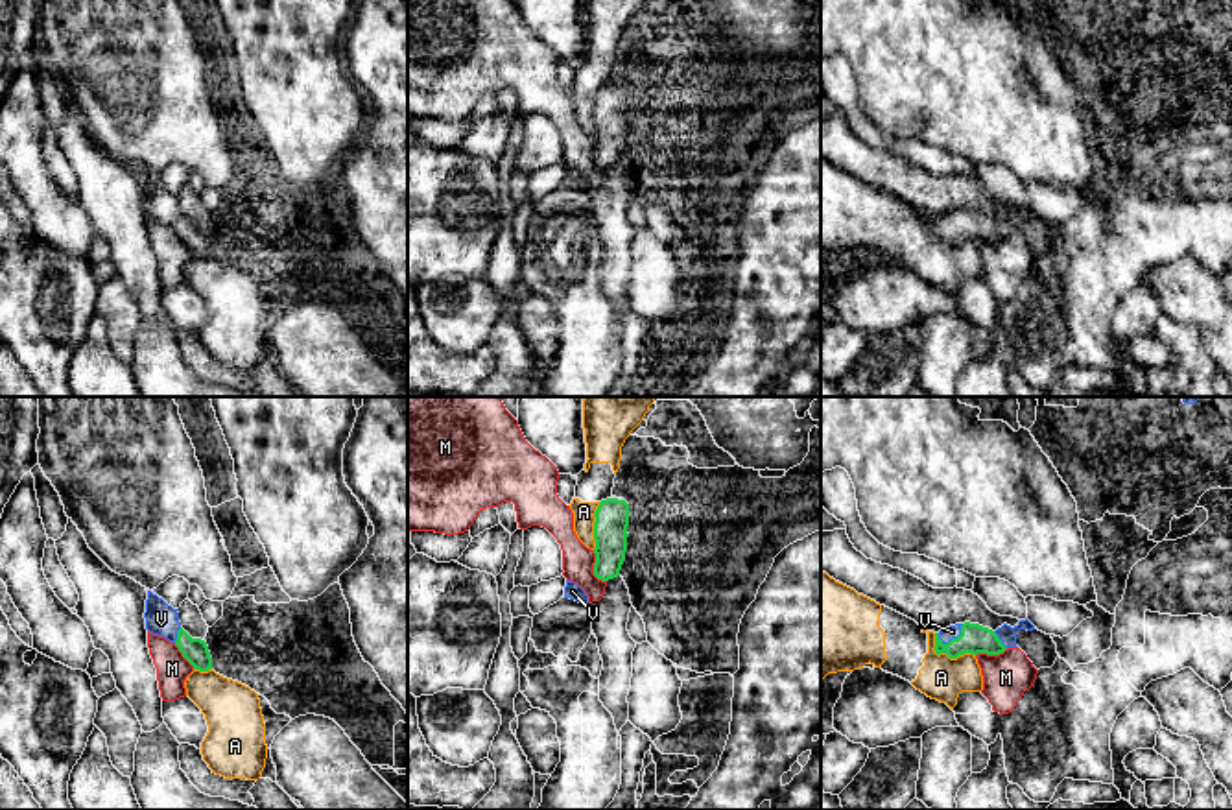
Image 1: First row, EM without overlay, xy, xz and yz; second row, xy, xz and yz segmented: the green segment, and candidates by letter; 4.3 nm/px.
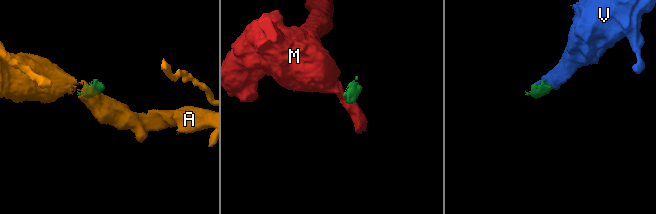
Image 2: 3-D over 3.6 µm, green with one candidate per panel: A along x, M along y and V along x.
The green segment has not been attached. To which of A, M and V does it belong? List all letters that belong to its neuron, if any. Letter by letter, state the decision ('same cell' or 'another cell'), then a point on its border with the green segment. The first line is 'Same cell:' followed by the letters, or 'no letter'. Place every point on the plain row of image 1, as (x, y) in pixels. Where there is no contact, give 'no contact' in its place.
Same cell: V
A: another cell; meets green in yz at (947, 240)
M: another cell; meets green in xz at (594, 155)
V: same cell; meets green in yz at (952, 226)

